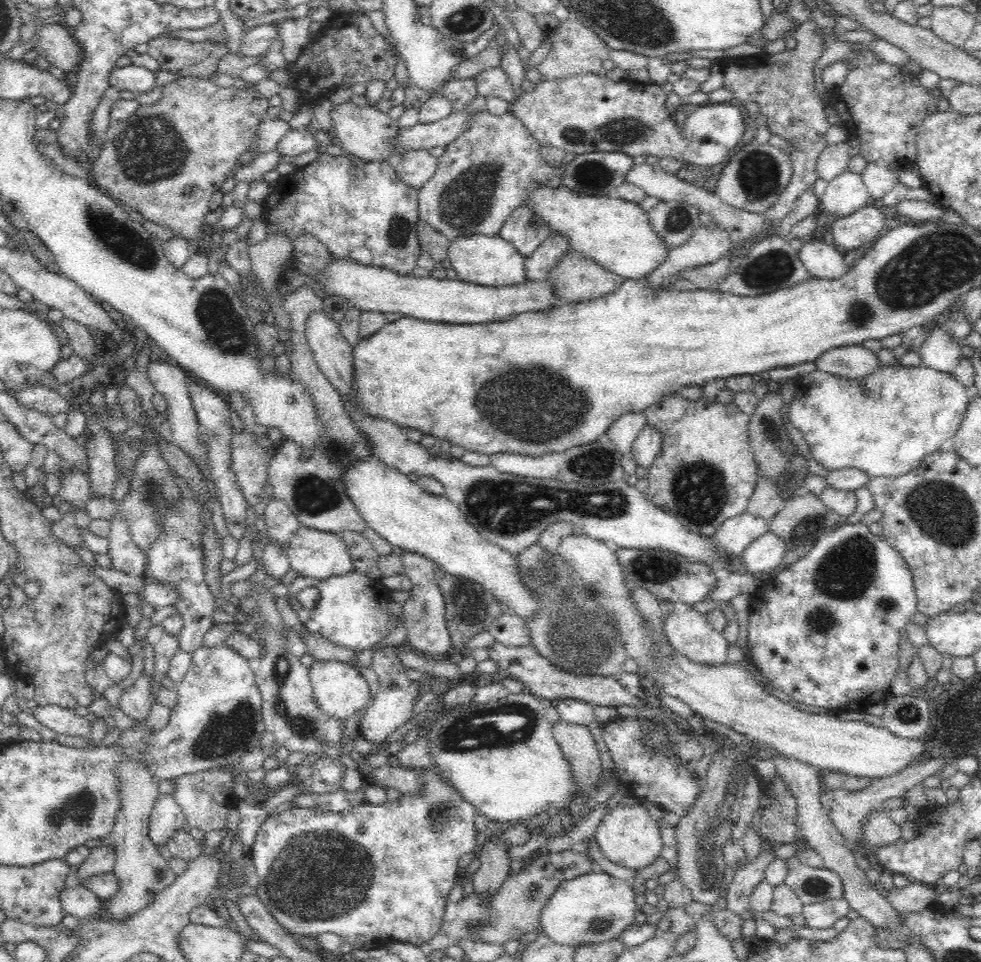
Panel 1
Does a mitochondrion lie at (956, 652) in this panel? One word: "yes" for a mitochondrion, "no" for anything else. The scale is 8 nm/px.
no

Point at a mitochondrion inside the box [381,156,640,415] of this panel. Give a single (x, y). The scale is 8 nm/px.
(592, 176)

